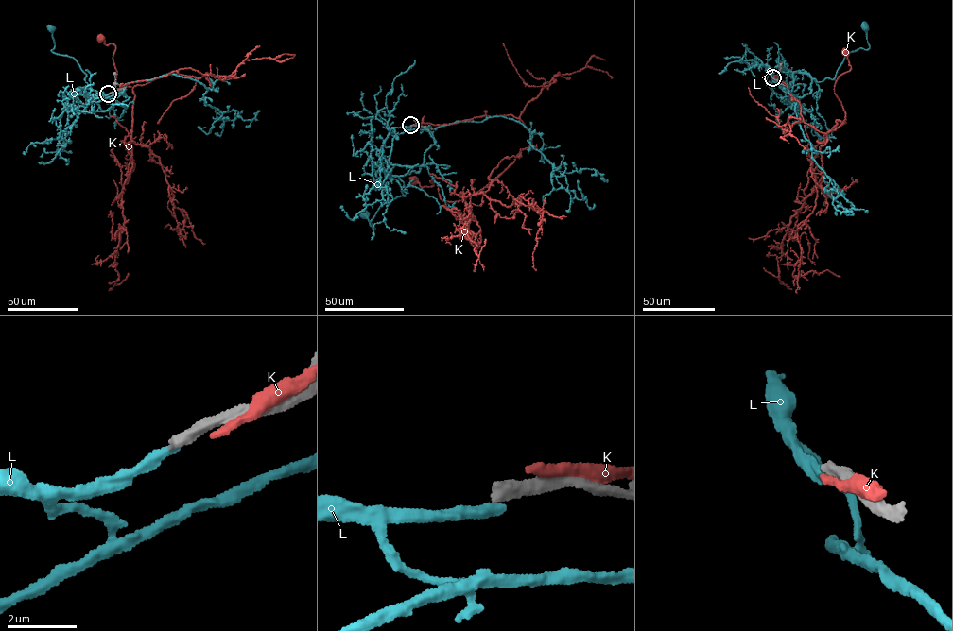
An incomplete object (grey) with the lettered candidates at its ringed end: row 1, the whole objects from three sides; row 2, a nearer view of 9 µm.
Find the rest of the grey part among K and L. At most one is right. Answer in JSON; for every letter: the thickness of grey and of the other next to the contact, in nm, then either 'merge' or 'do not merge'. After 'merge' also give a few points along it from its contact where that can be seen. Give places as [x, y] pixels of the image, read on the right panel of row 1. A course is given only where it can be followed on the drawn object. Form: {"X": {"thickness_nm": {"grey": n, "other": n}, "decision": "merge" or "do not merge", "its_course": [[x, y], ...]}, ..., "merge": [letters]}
{"K": {"thickness_nm": {"grey": 320, "other": 360}, "decision": "do not merge"}, "L": {"thickness_nm": {"grey": 400, "other": 320}, "decision": "do not merge"}, "merge": []}

